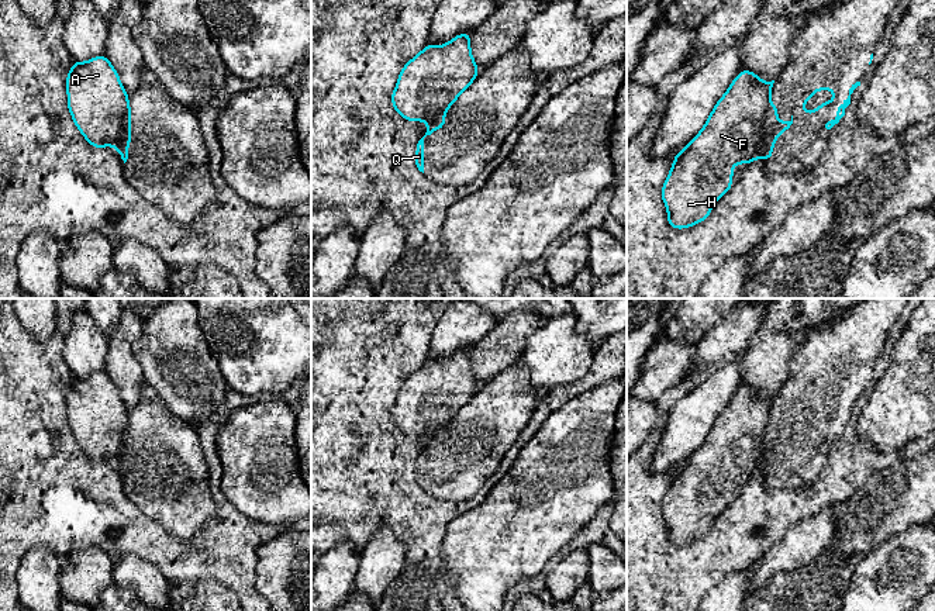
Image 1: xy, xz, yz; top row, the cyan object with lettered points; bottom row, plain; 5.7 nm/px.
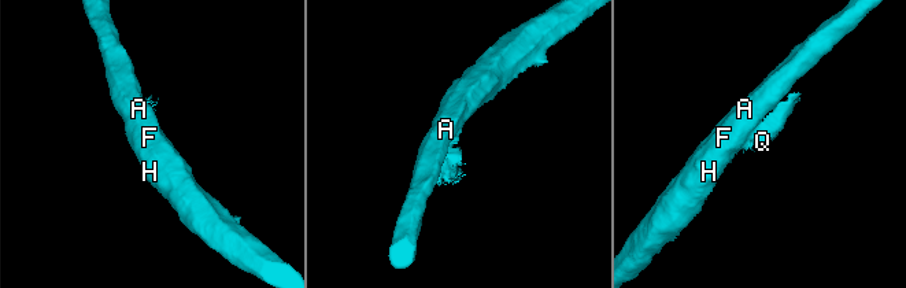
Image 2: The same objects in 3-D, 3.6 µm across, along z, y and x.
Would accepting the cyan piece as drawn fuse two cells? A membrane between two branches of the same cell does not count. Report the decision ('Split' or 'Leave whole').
Split

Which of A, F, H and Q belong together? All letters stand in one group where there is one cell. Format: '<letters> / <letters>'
A F H / Q

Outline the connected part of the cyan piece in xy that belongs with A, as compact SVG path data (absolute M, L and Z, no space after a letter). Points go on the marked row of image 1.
M104 56L75 62L66 76L68 108L89 144L96 149L111 145L120 149L123 118L128 110L128 93L117 70Z

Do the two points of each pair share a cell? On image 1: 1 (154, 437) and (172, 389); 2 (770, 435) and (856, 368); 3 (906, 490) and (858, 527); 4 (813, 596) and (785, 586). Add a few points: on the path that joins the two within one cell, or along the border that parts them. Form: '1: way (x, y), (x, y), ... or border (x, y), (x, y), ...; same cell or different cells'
1: border (147, 385), (172, 413), (193, 425); different cells
2: way (792, 425), (835, 382); same cell
3: way (894, 501), (869, 517); same cell
4: way (806, 596), (792, 591); same cell

